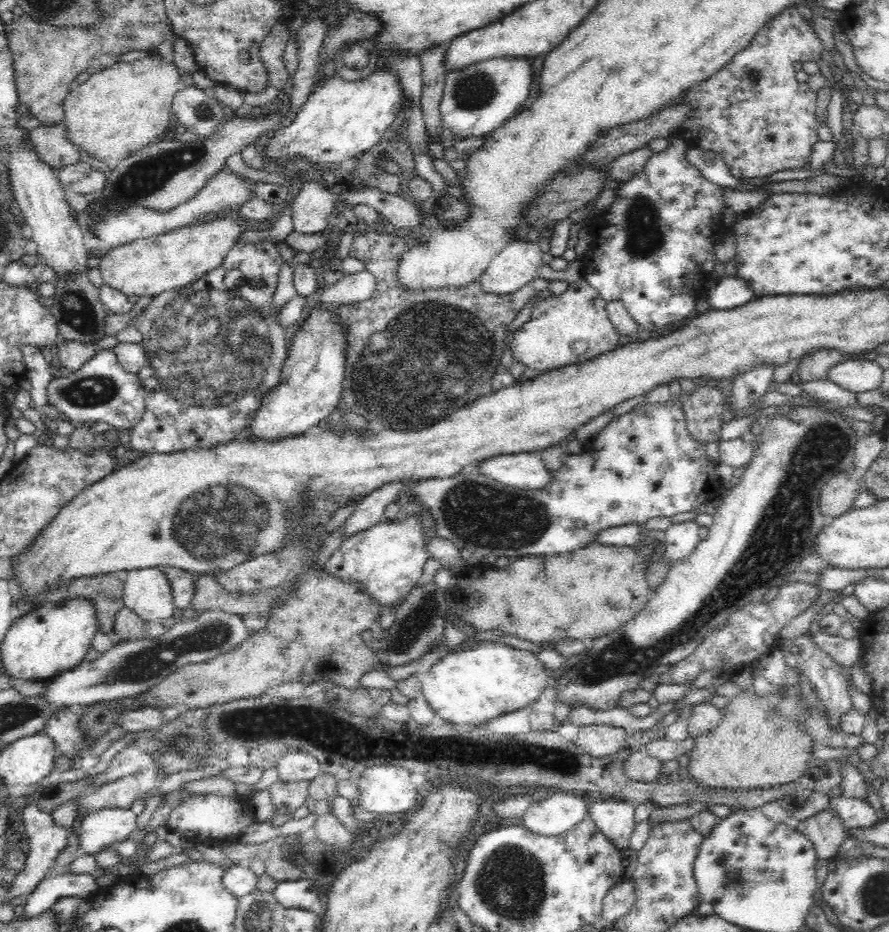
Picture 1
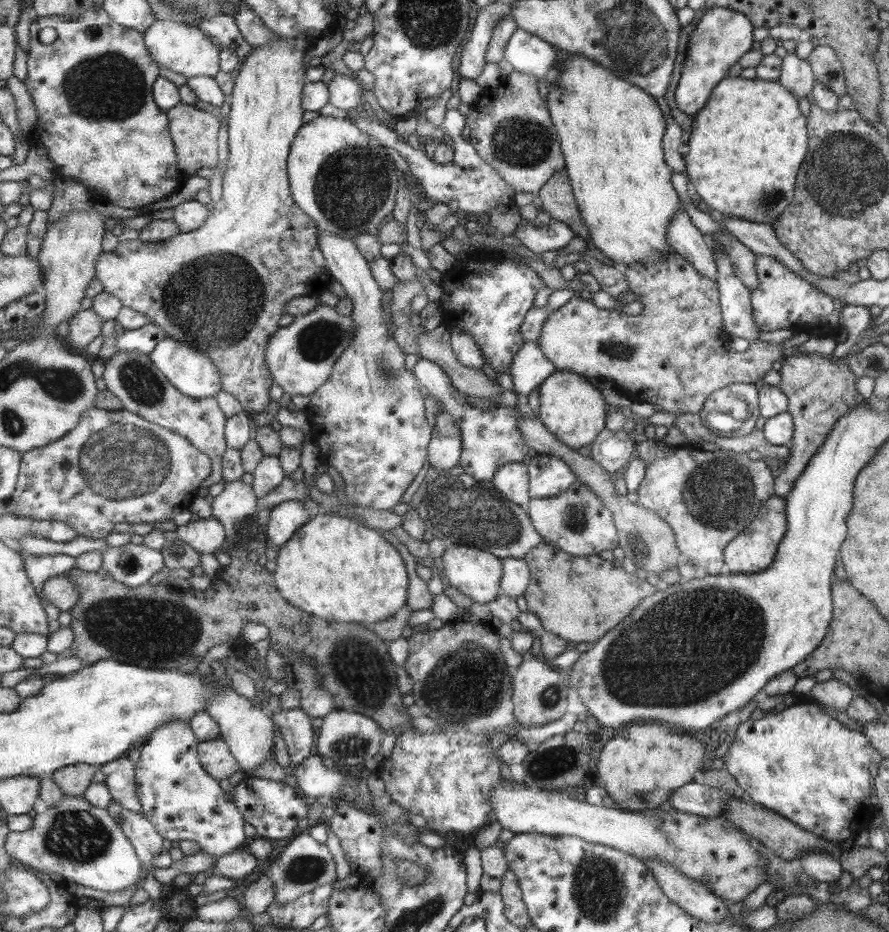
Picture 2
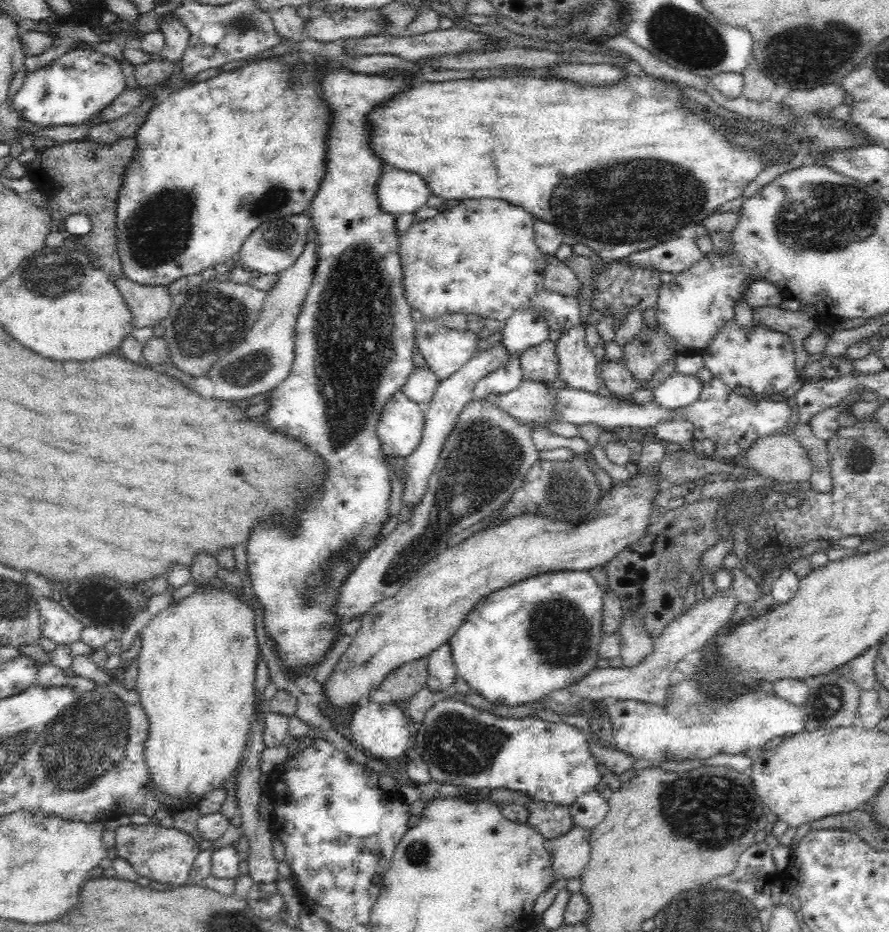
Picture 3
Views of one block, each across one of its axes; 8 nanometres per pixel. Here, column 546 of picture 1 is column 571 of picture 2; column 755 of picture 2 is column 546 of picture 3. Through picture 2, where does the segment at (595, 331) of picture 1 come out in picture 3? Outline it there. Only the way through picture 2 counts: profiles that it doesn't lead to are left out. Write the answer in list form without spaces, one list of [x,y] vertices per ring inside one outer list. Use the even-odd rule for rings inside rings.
[[[541,342],[530,347],[519,358],[524,380],[556,380],[560,368],[556,359],[555,342]]]

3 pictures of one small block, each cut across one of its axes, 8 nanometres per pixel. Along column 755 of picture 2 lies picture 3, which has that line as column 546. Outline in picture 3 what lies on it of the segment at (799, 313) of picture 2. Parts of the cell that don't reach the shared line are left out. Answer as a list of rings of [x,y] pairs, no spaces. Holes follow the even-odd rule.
[[[481,198],[480,200],[464,200],[459,205],[448,209],[448,212],[439,213],[435,215],[432,220],[422,220],[416,222],[414,226],[410,226],[404,233],[399,233],[399,254],[401,257],[401,265],[403,272],[403,289],[405,300],[409,306],[422,313],[424,320],[428,319],[442,319],[447,314],[477,314],[478,317],[485,319],[494,319],[505,323],[512,315],[516,315],[521,311],[532,311],[542,315],[546,327],[550,331],[556,331],[565,334],[582,324],[584,318],[580,313],[580,308],[574,300],[567,299],[564,295],[558,292],[551,292],[546,285],[544,285],[544,278],[546,278],[546,268],[548,268],[548,259],[546,255],[537,247],[535,241],[535,234],[533,229],[533,216],[524,210],[521,206],[514,206],[502,199]]]

